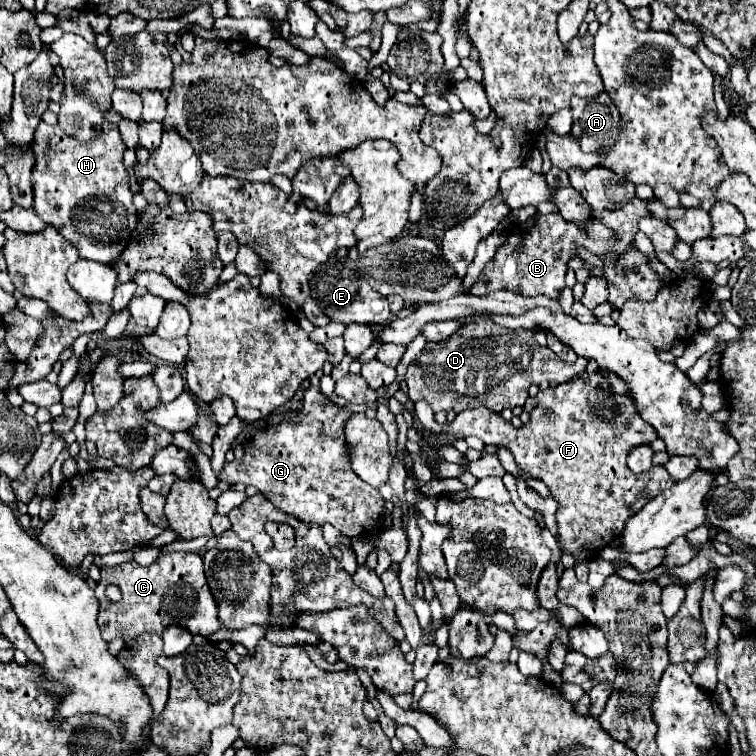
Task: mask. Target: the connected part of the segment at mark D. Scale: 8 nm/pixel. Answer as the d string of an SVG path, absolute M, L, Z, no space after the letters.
M474 318L468 320L458 332L454 332L448 340L444 342L428 342L422 350L422 354L408 366L406 372L406 386L408 386L408 396L412 402L426 400L434 412L462 412L466 408L490 408L492 412L502 412L504 408L516 408L524 406L528 398L528 388L532 384L540 382L570 382L570 378L576 378L584 374L588 360L578 358L574 364L566 364L552 350L546 346L540 346L534 340L534 334L530 330L504 330L498 324L494 324L488 318Z

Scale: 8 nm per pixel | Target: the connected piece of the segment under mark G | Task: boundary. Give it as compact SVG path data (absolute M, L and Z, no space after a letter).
M308 388L304 394L302 410L294 422L274 424L264 428L252 438L252 446L246 448L244 458L226 462L224 470L218 474L220 480L230 484L244 482L246 486L256 486L276 508L294 514L298 520L314 522L318 526L330 522L344 536L360 536L370 534L384 516L384 498L380 492L366 482L362 482L350 468L350 456L344 444L344 422L350 418L350 412L340 412L338 406L328 402L318 388Z

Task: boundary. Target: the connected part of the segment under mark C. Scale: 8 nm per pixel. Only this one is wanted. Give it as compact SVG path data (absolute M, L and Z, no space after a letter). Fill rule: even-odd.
M164 552L150 566L140 566L136 560L118 566L102 566L94 592L100 600L98 626L106 642L118 636L132 640L142 632L162 634L162 630L172 624L188 628L194 636L206 636L220 628L216 600L206 584L202 556L196 552ZM108 584L120 588L120 602L114 604L106 598L104 590Z

